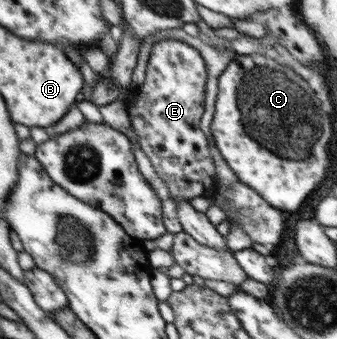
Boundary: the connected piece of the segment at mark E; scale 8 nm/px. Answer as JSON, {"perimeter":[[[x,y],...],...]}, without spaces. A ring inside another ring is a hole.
{"perimeter":[[[173,38],[161,39],[151,48],[146,80],[134,95],[136,101],[127,103],[140,148],[149,157],[158,176],[166,182],[171,198],[177,200],[210,197],[218,190],[210,146],[199,128],[205,111],[205,67],[201,54],[191,45]]]}

